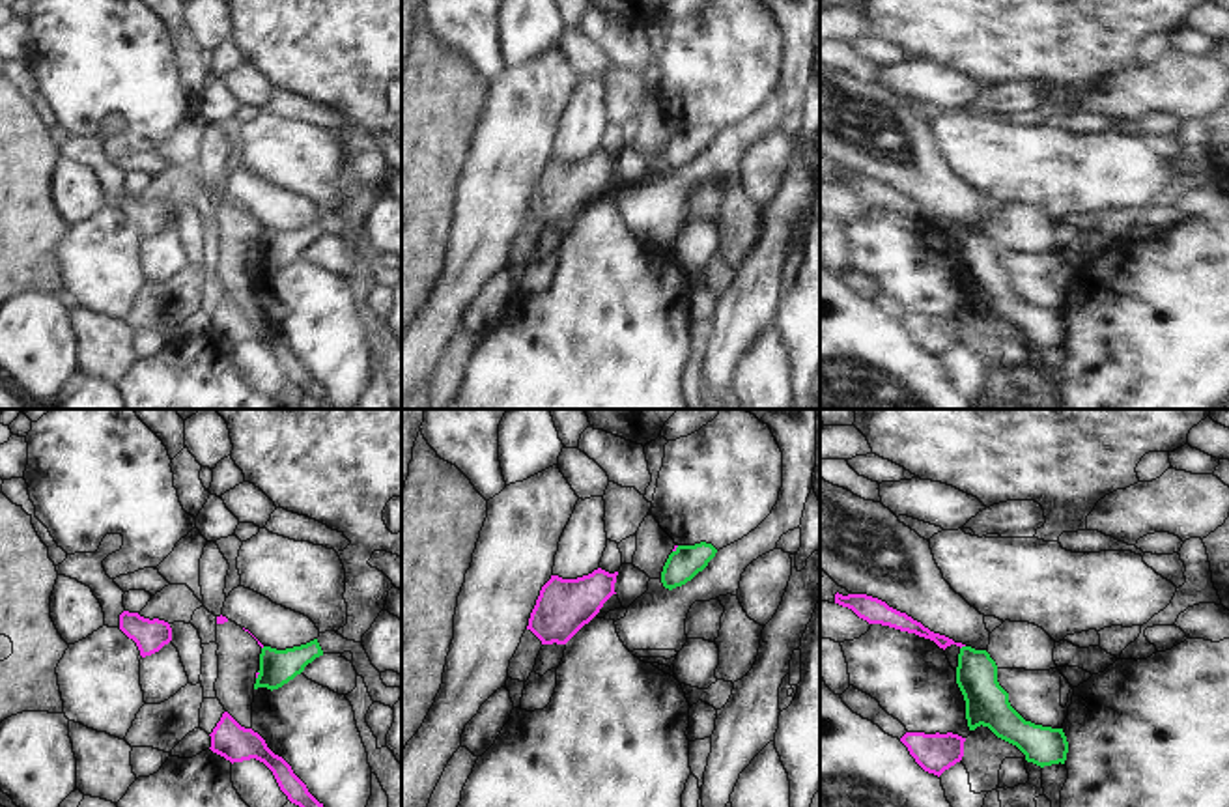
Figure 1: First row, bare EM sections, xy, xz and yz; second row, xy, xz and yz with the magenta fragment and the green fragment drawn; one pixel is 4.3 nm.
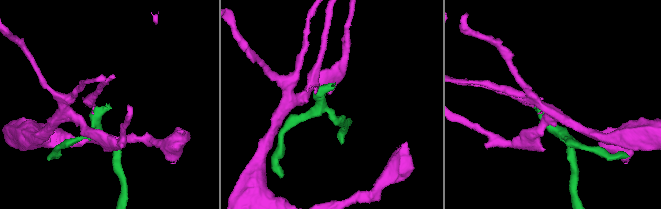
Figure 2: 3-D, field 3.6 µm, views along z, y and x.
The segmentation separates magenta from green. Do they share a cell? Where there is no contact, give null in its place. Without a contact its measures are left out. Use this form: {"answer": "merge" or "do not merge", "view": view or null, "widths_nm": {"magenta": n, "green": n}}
{"answer": "do not merge", "view": "yz", "widths_nm": {"magenta": 70, "green": 180}}

